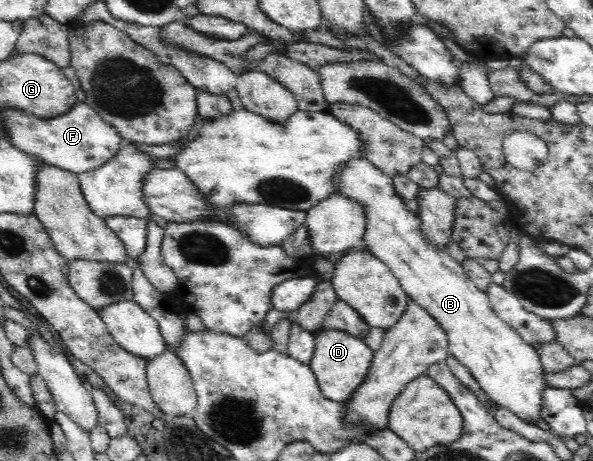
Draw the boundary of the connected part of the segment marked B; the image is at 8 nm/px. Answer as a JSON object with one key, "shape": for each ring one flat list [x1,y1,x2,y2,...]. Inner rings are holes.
{"shape":[[351,156,336,169,334,176,334,191,332,195,340,195,349,201,354,201,362,207,365,214,366,228,362,237,363,246,391,269,403,291,419,307,423,308,437,325,446,333,448,352,457,358,477,380,477,383,487,392,487,395,501,407,511,410,525,421,540,418,540,403,542,389,547,388,544,382,544,369,535,348,505,323,493,309,491,300,485,290,479,289,462,265,446,250,445,247,431,242,423,232,423,220,418,214,407,208,407,203,401,194,395,190,393,177,375,166,365,156]]}

